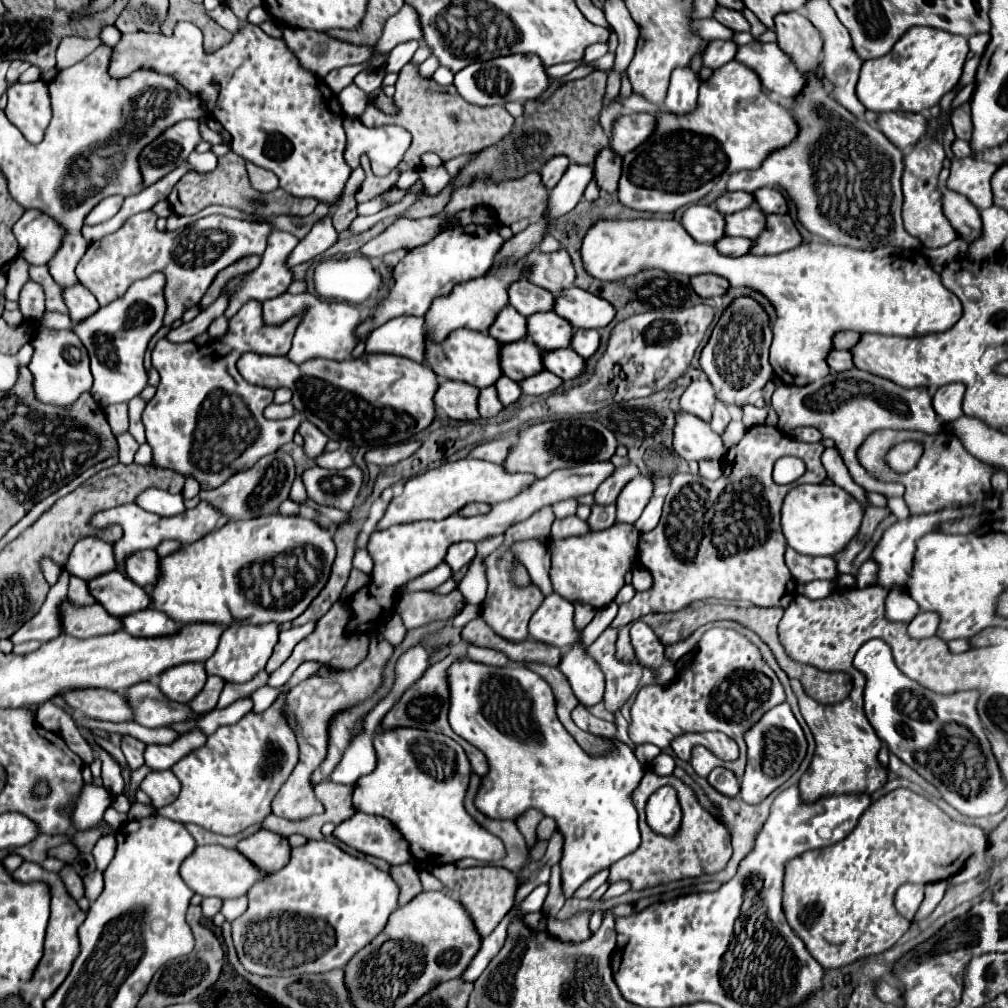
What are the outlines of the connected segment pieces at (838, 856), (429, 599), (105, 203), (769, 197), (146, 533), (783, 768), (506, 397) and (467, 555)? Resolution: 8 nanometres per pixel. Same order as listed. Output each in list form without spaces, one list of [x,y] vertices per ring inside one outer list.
[[[897,788],[875,800],[847,838],[829,848],[803,852],[786,864],[783,881],[785,918],[823,968],[839,968],[839,964],[851,964],[851,960],[859,960],[859,956],[885,952],[909,930],[909,920],[899,916],[893,906],[895,890],[905,882],[947,880],[957,874],[965,860],[973,852],[979,852],[985,842],[987,832],[983,828],[955,822],[931,800],[907,788]]]
[[[453,590],[447,596],[431,592],[409,592],[401,594],[395,602],[395,610],[399,612],[407,628],[415,628],[437,620],[450,620],[461,612],[463,606],[465,600],[459,590]]]
[[[107,196],[103,198],[87,216],[85,216],[85,224],[87,226],[95,226],[99,222],[105,222],[109,220],[117,210],[119,210],[119,204],[123,202],[123,196]]]
[[[761,188],[753,194],[753,198],[755,198],[755,204],[759,208],[763,208],[765,214],[771,214],[771,212],[783,214],[783,212],[787,212],[785,198],[775,188]]]
[[[199,502],[193,510],[185,510],[179,516],[155,516],[143,508],[139,508],[137,504],[123,504],[123,536],[119,540],[119,552],[123,552],[123,560],[127,558],[127,552],[137,552],[143,548],[153,550],[161,540],[165,538],[173,538],[181,544],[189,544],[199,540],[201,536],[205,536],[207,532],[213,532],[219,524],[221,524],[221,510],[217,510],[215,506],[211,506],[209,502]]]
[[[783,702],[771,708],[761,718],[761,724],[751,728],[751,732],[747,732],[745,742],[747,742],[747,770],[741,780],[739,796],[747,804],[761,804],[773,790],[777,790],[797,772],[799,764],[807,754],[807,738],[797,718],[793,716],[789,704]]]
[[[499,376],[497,382],[495,382],[495,388],[497,388],[497,396],[499,396],[499,400],[503,402],[503,406],[513,404],[513,402],[521,396],[519,384],[513,382],[513,380],[507,378],[507,376]]]
[[[455,542],[447,548],[443,562],[451,568],[451,572],[457,572],[467,562],[471,562],[473,556],[475,556],[475,544],[473,542]]]

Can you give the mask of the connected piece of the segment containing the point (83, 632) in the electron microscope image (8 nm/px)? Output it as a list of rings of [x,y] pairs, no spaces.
[[[63,600],[59,606],[59,620],[61,620],[63,634],[75,636],[75,638],[103,636],[103,634],[121,630],[121,624],[117,622],[117,618],[111,616],[99,604],[77,606],[69,600]]]

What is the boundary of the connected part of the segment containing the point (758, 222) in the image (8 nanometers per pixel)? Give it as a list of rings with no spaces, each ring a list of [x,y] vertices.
[[[753,204],[741,212],[725,216],[725,236],[757,236],[759,228],[763,228],[763,216],[765,214],[759,208],[753,208]]]

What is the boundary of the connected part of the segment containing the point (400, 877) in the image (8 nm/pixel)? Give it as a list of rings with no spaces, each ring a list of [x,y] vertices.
[[[411,864],[391,866],[389,874],[395,880],[395,884],[399,886],[399,904],[405,904],[405,900],[409,900],[421,892],[421,882],[419,882],[415,866],[411,866]]]

